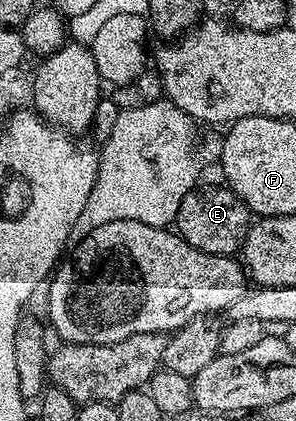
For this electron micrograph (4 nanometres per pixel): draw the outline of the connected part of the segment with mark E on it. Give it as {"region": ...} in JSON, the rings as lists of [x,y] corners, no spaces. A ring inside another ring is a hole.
{"region":[[[205,184],[194,187],[184,202],[180,202],[176,231],[188,246],[196,250],[217,256],[234,256],[250,233],[252,213],[229,186]]]}

